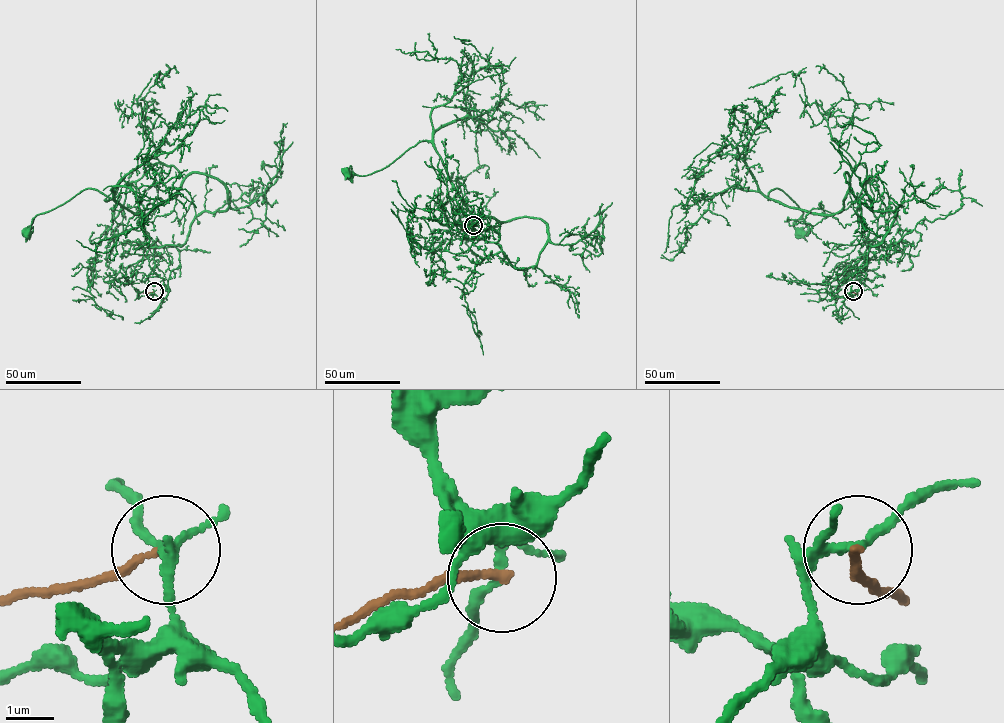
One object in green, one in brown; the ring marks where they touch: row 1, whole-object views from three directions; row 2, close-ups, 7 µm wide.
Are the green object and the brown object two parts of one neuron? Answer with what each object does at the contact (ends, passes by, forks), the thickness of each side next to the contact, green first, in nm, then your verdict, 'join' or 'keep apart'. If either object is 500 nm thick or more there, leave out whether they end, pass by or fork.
green forks; brown ends; calibres 150 and 180 nm; keep apart

